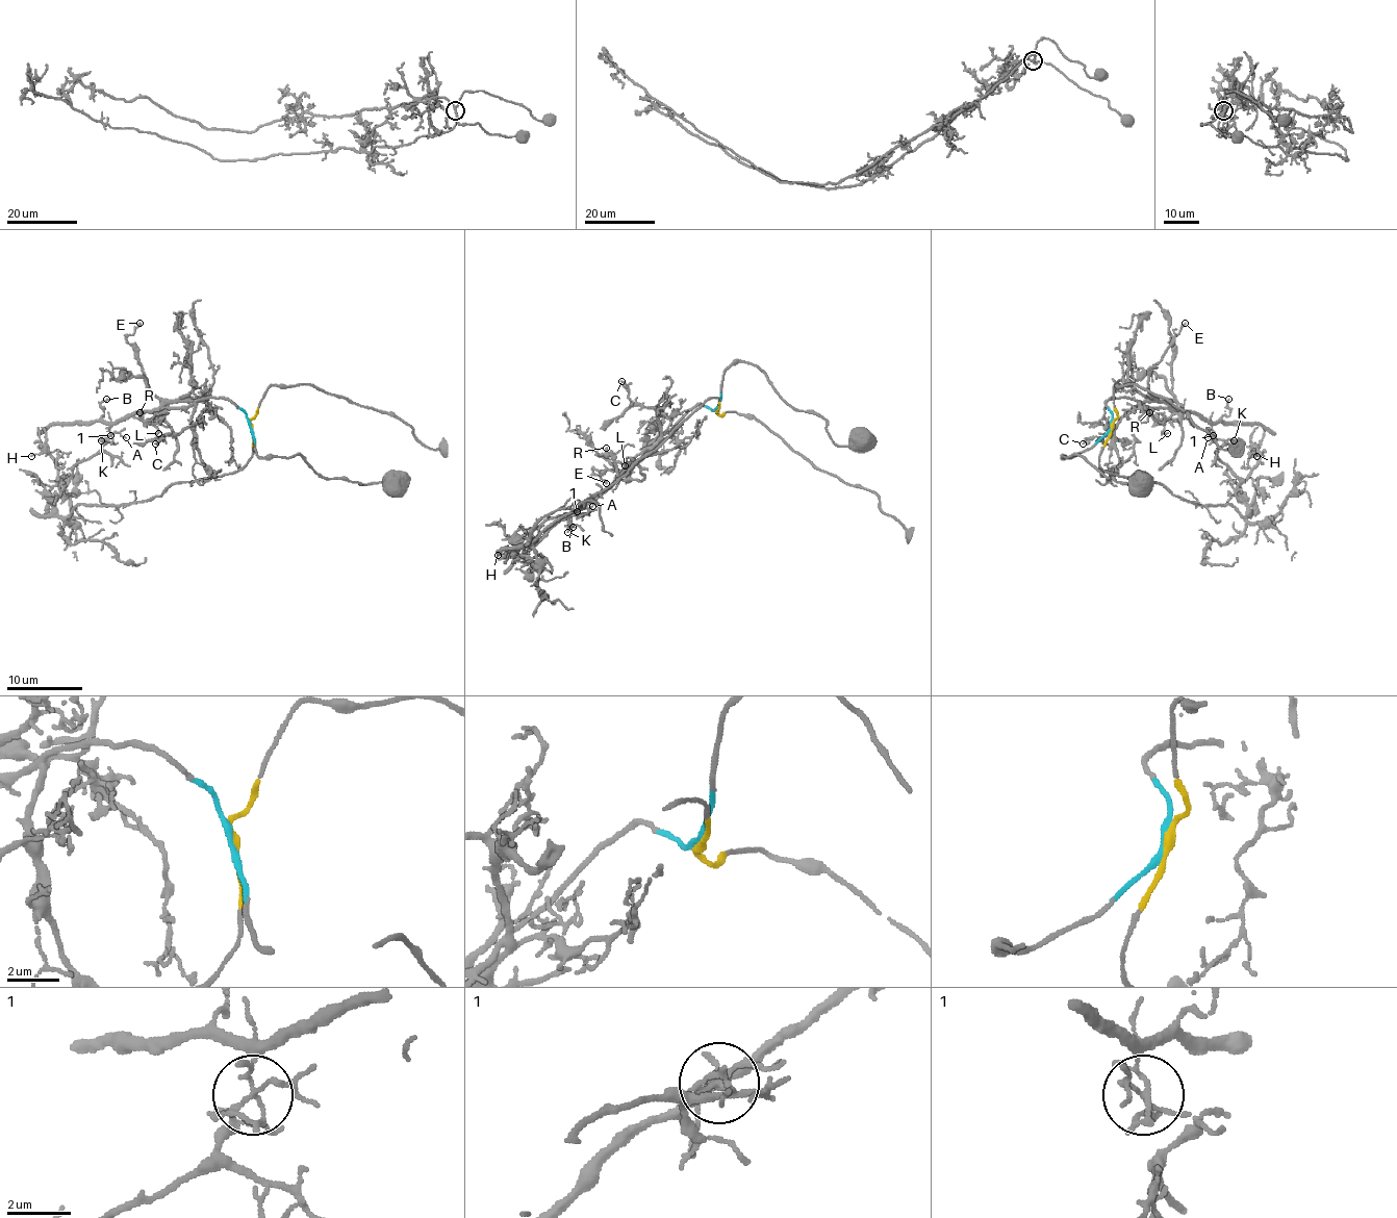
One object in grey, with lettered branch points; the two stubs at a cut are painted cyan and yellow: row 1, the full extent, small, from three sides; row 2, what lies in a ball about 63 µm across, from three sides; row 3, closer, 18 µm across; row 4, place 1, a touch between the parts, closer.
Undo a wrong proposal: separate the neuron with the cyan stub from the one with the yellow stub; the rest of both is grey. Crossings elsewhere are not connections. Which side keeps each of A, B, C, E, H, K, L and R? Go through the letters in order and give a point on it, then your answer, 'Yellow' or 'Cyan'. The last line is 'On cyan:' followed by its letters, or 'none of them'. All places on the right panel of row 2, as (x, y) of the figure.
A: Place: (1208, 437). Yellow
B: Place: (1228, 399). Cyan
C: Place: (1083, 443). Cyan
E: Place: (1185, 323). Cyan
H: Place: (1256, 456). Yellow
K: Place: (1234, 440). Yellow
L: Place: (1167, 433). Cyan
R: Place: (1149, 412). Cyan
On cyan: B, C, E, L, R

